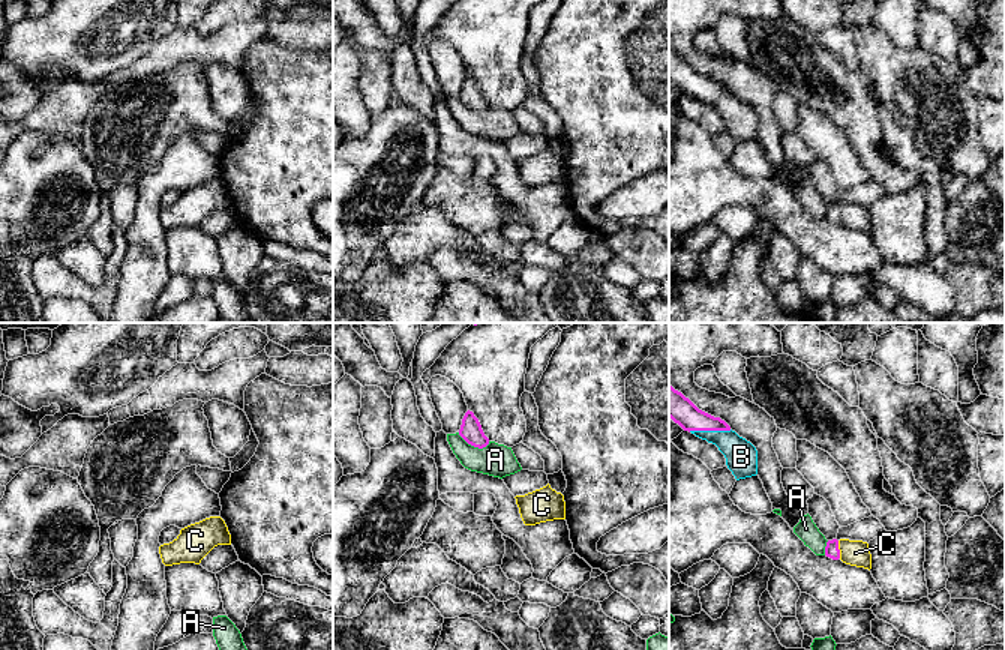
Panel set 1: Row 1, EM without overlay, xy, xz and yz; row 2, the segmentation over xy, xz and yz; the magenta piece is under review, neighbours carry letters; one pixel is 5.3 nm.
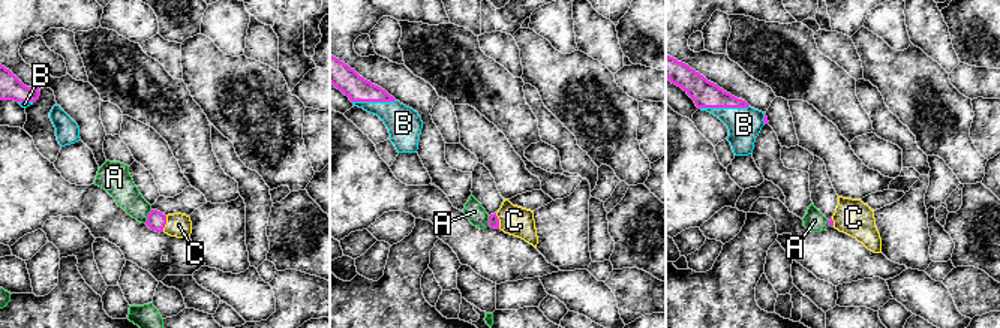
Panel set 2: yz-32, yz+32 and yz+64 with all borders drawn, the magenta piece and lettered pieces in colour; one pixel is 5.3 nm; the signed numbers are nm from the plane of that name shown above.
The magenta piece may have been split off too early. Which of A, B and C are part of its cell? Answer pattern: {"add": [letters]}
{"add": ["B", "C"]}

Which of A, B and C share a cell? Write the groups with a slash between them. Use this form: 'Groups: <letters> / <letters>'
Groups: A / B C

